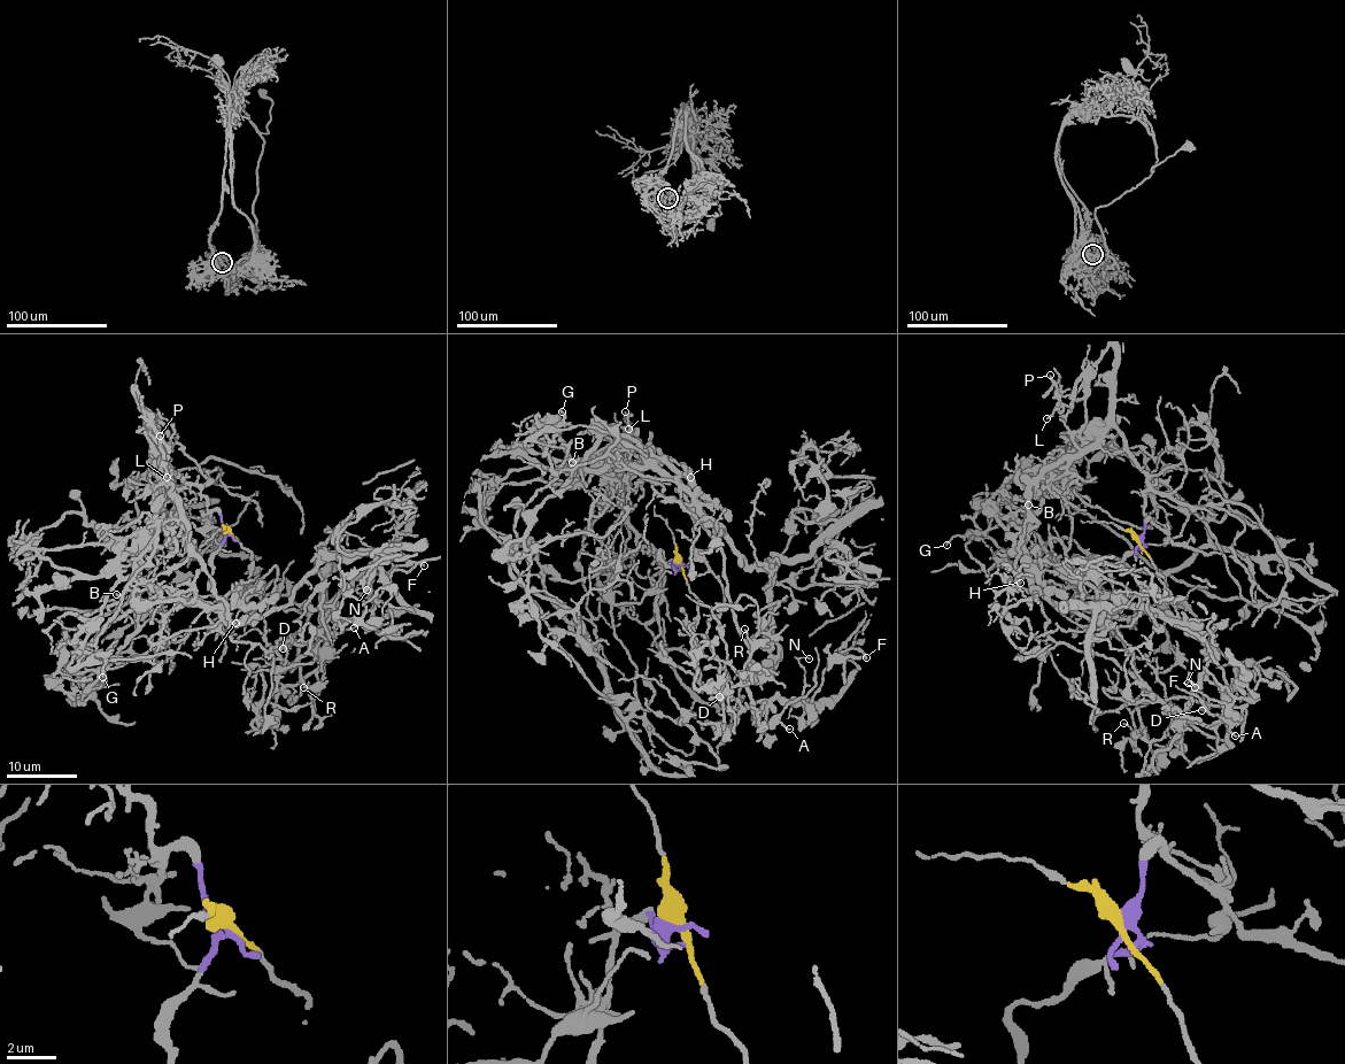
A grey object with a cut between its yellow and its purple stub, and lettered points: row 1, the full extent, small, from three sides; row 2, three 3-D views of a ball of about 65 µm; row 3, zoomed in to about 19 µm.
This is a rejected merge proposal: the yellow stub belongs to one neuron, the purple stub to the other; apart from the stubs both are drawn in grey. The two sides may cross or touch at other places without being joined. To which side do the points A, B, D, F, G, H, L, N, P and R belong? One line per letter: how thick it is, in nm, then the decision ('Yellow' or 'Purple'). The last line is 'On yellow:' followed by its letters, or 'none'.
A: Thickness 140 nm. Yellow
B: Thickness 150 nm. Purple
D: Thickness 280 nm. Yellow
F: Thickness 200 nm. Yellow
G: Thickness 190 nm. Purple
H: Thickness 130 nm. Purple
L: Thickness 160 nm. Purple
N: Thickness 120 nm. Yellow
P: Thickness 220 nm. Purple
R: Thickness 130 nm. Yellow
On yellow: A, D, F, N, R

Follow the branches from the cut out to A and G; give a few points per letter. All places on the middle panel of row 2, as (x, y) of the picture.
A: (678, 564), (698, 602), (693, 658), (701, 684), (724, 706), (763, 702), (770, 726), (789, 730)
G: (678, 564), (640, 545), (613, 476), (615, 431), (594, 426), (561, 448), (553, 430), (561, 410)

